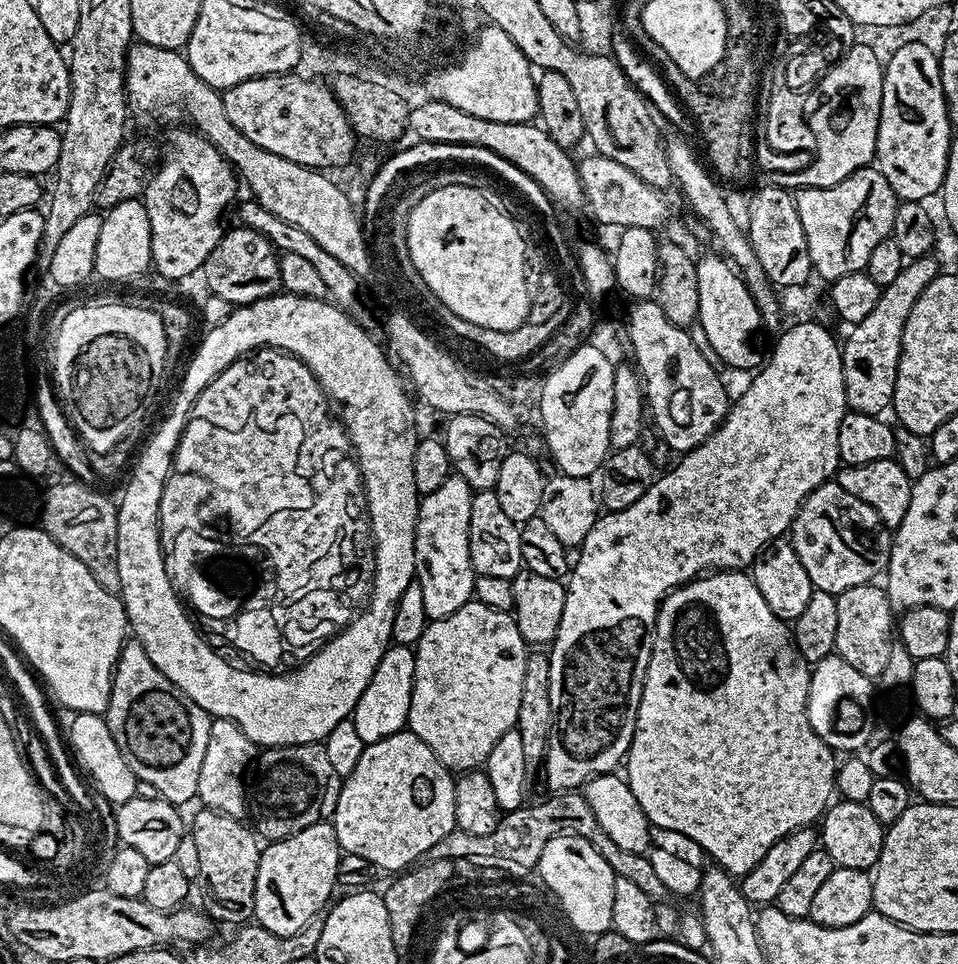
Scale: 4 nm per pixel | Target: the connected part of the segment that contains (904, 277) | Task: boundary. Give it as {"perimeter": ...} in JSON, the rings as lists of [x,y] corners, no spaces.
{"perimeter":[[[929,254],[920,256],[917,260],[908,260],[898,278],[883,285],[878,306],[874,306],[874,310],[870,310],[870,314],[866,314],[862,322],[851,325],[849,332],[852,333],[849,334],[848,341],[843,341],[842,344],[846,402],[851,411],[867,416],[880,416],[891,409],[906,318],[910,318],[910,310],[914,310],[918,294],[922,294],[927,284],[934,282],[934,278],[942,272],[934,257],[935,255]]]}

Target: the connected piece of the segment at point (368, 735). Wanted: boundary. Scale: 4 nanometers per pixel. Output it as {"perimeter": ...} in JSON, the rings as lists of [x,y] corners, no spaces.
{"perimeter":[[[393,643],[386,650],[386,654],[382,654],[382,662],[378,662],[374,678],[370,678],[362,698],[358,698],[356,709],[352,711],[350,717],[365,746],[399,732],[407,725],[414,686],[415,661],[415,651],[408,644]]]}

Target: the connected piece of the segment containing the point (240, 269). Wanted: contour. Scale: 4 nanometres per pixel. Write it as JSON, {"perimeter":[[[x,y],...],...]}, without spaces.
{"perimeter":[[[236,226],[233,232],[225,231],[208,255],[202,269],[208,279],[207,291],[218,298],[226,298],[234,306],[253,304],[281,291],[280,256],[278,249],[266,237],[254,230]]]}

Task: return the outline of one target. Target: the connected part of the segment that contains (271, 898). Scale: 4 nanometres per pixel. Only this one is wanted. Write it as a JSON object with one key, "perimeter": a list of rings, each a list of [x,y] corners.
{"perimeter":[[[328,822],[306,826],[306,830],[298,830],[298,834],[285,840],[271,841],[261,851],[258,862],[258,878],[254,886],[255,923],[279,936],[289,936],[302,930],[302,926],[306,926],[311,920],[317,919],[325,905],[333,899],[332,888],[337,887],[336,875],[341,855],[342,849],[336,837],[336,829]]]}

